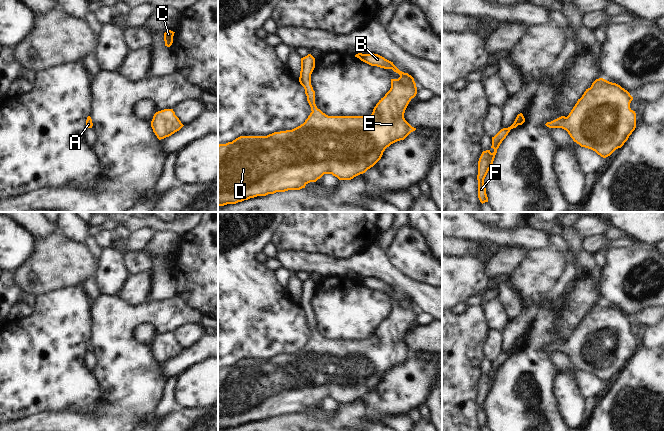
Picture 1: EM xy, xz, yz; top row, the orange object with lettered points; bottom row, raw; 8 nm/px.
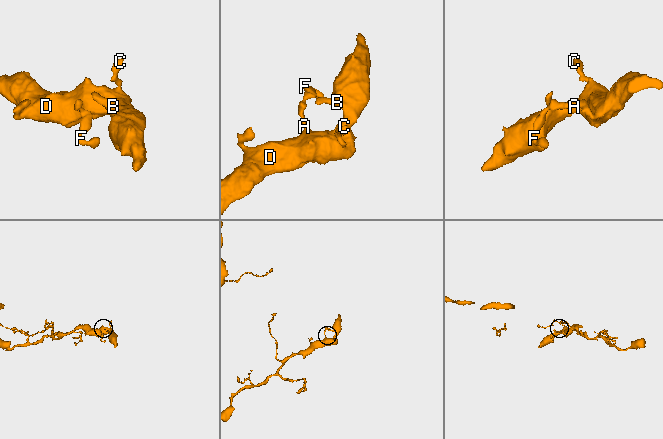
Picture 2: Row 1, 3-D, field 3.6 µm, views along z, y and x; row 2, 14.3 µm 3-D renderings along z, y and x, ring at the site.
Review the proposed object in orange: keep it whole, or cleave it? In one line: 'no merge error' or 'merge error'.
no merge error

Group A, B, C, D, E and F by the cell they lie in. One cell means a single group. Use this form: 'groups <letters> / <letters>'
groups A B C D E F

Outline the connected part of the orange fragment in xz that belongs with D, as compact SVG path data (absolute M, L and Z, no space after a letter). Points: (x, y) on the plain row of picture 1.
M358 277L355 281L371 290L392 293L400 299L398 303L391 303L390 314L379 324L372 338L365 340L328 340L323 337L315 328L315 315L311 309L315 282L311 278L301 282L299 306L305 313L312 336L303 348L292 354L274 356L267 360L240 360L232 366L218 369L218 430L236 428L250 422L276 416L300 414L305 412L308 407L316 406L324 398L332 398L339 404L351 404L373 391L381 383L387 371L397 365L404 364L416 354L404 342L409 326L417 318L414 302L408 297L400 295L393 286L378 278Z

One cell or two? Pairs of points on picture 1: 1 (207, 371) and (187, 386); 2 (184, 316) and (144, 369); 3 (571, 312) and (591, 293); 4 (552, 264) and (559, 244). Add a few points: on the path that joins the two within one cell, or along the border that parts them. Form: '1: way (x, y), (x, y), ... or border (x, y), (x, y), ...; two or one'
1: way (202, 376), (192, 386); one
2: way (160, 316), (141, 316), (129, 328), (129, 345); one
3: way (576, 307), (586, 297); one
4: border (554, 246), (562, 253), (567, 263); two

